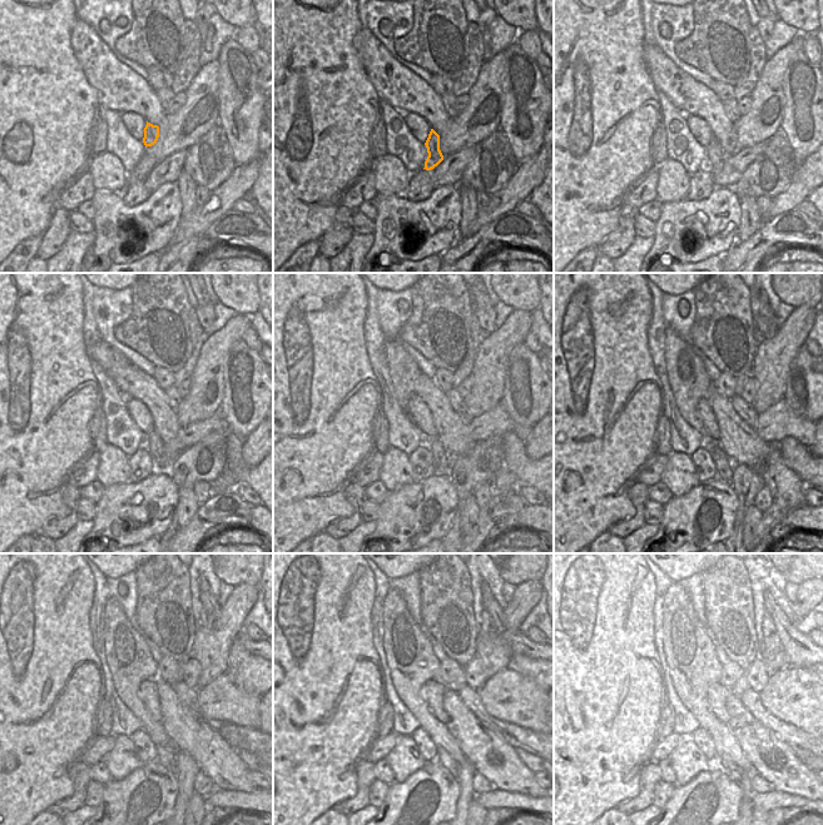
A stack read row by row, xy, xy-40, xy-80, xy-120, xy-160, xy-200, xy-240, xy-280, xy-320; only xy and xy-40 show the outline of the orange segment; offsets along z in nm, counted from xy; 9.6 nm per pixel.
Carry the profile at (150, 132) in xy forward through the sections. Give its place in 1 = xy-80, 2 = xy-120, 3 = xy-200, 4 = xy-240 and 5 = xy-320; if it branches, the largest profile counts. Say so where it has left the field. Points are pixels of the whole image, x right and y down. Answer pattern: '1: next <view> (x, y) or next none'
1: next xy-80 (715, 154)
2: next xy-120 (153, 442)
3: next xy-200 (724, 466)
4: next xy-240 (165, 755)
5: next xy-320 (730, 769)

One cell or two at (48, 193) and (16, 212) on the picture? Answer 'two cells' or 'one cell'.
one cell

